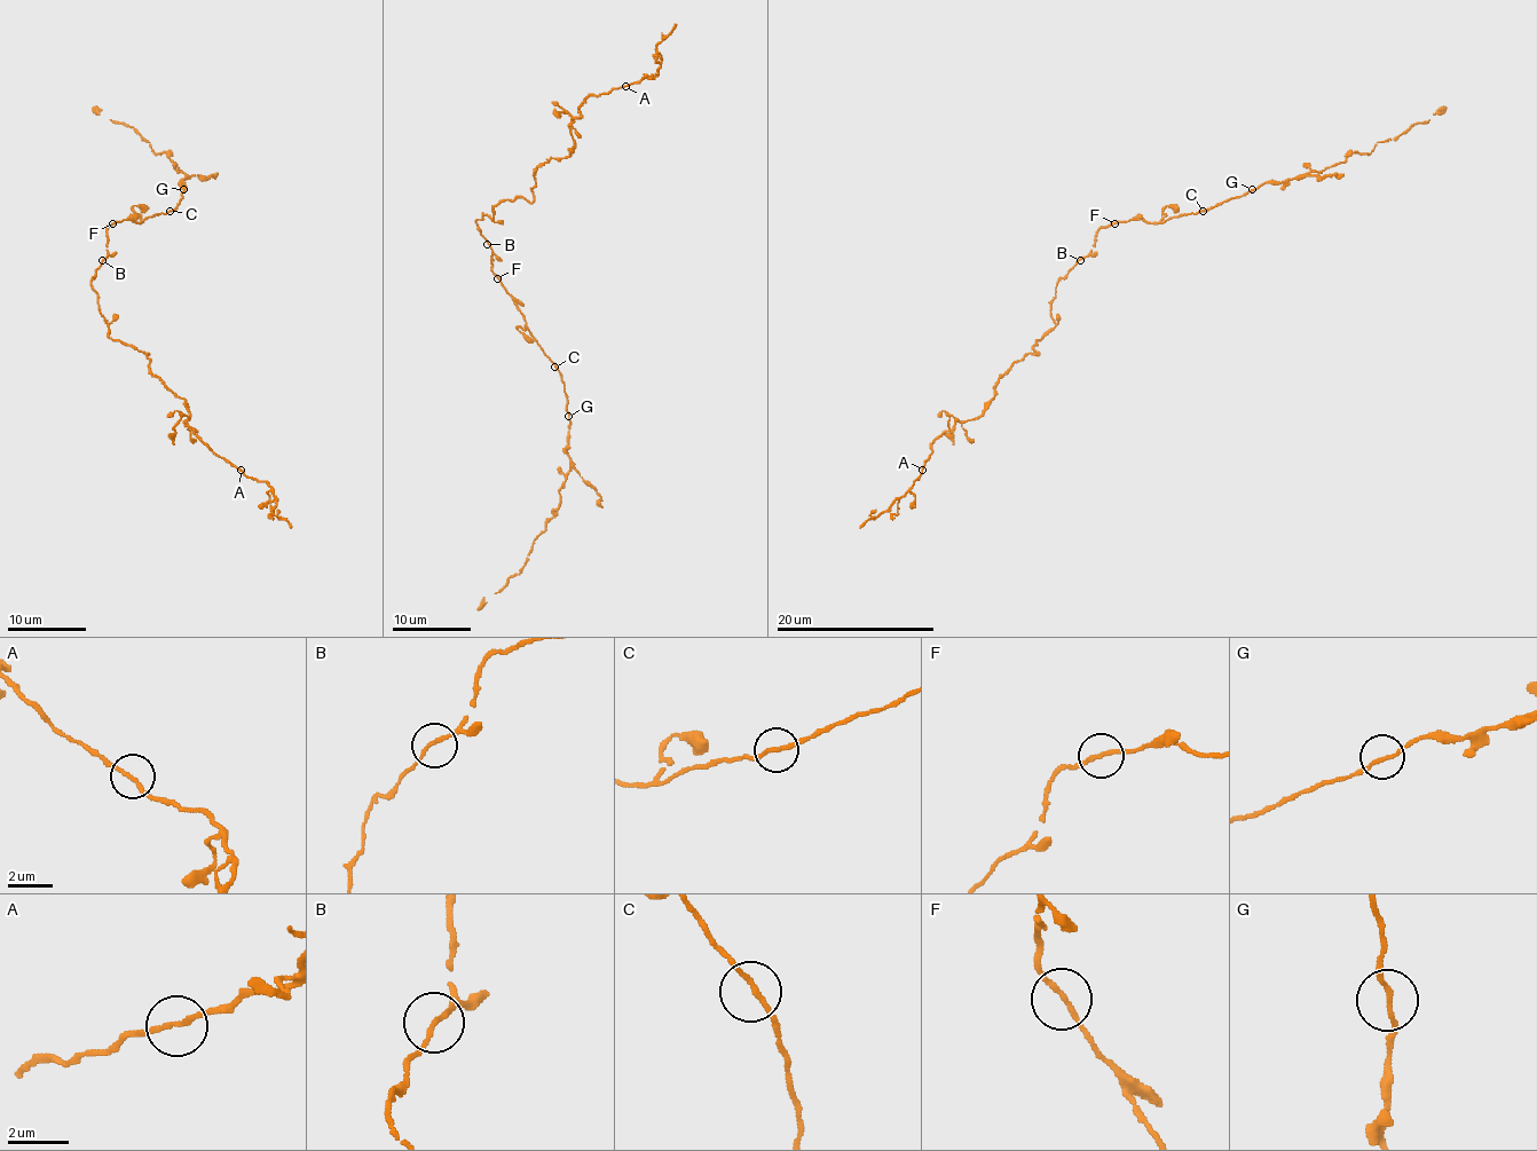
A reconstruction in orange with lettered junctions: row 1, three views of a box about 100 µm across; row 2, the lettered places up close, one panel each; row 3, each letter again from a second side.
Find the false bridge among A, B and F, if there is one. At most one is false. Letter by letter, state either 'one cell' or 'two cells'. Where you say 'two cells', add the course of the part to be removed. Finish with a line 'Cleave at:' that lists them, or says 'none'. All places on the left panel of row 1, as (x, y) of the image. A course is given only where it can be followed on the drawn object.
A: one cell
B: one cell
F: one cell
Cleave at: none

